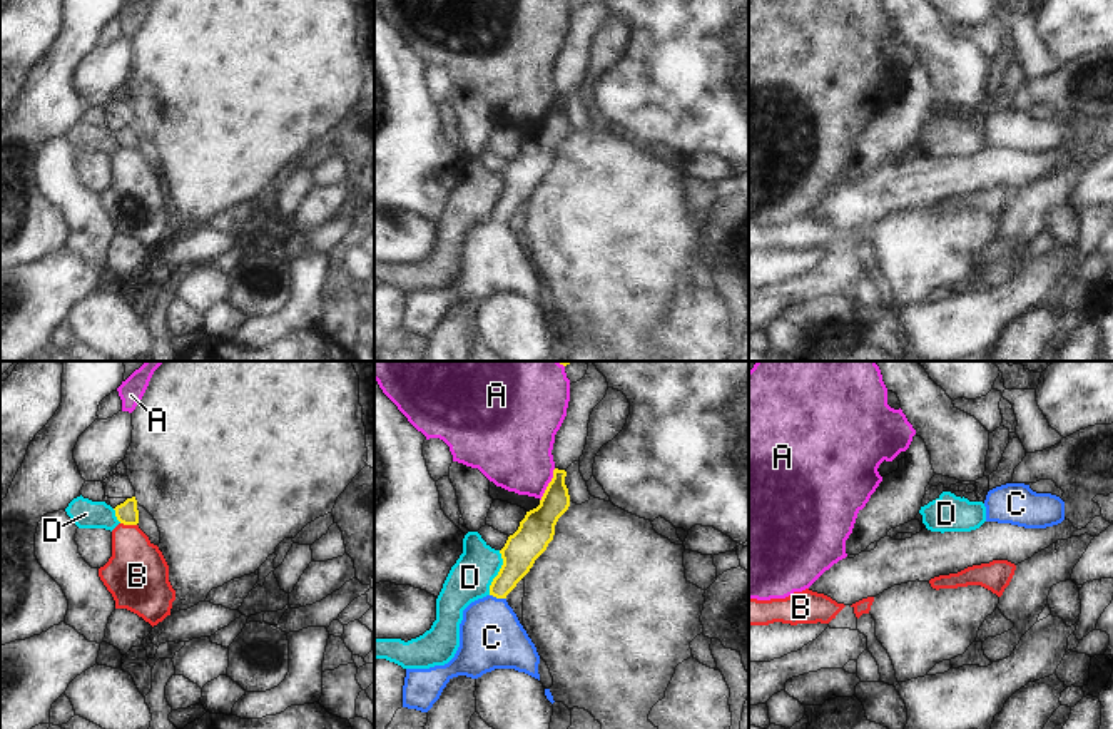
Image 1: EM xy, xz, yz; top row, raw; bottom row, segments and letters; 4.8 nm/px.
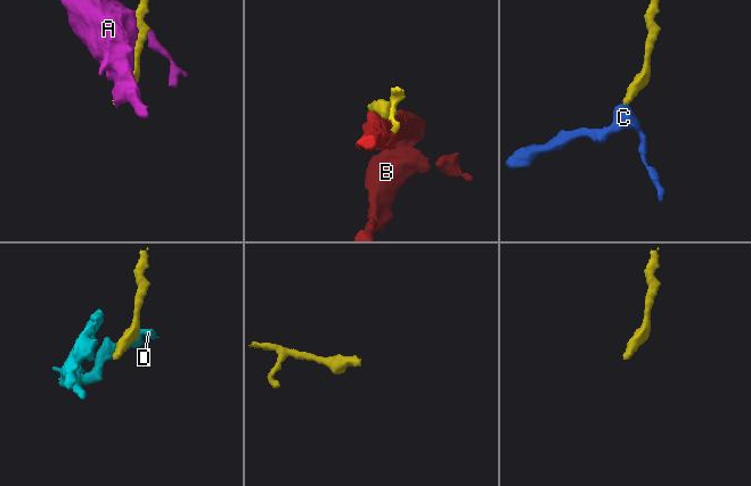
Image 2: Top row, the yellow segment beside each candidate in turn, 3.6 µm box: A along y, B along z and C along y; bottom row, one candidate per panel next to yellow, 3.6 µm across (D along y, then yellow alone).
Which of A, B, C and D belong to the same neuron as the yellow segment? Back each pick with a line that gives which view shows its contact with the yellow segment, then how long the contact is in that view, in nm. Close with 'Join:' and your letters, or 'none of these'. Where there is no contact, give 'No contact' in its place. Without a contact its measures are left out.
C: Touches yellow in xz. Shared border 80 nm
Join: C

